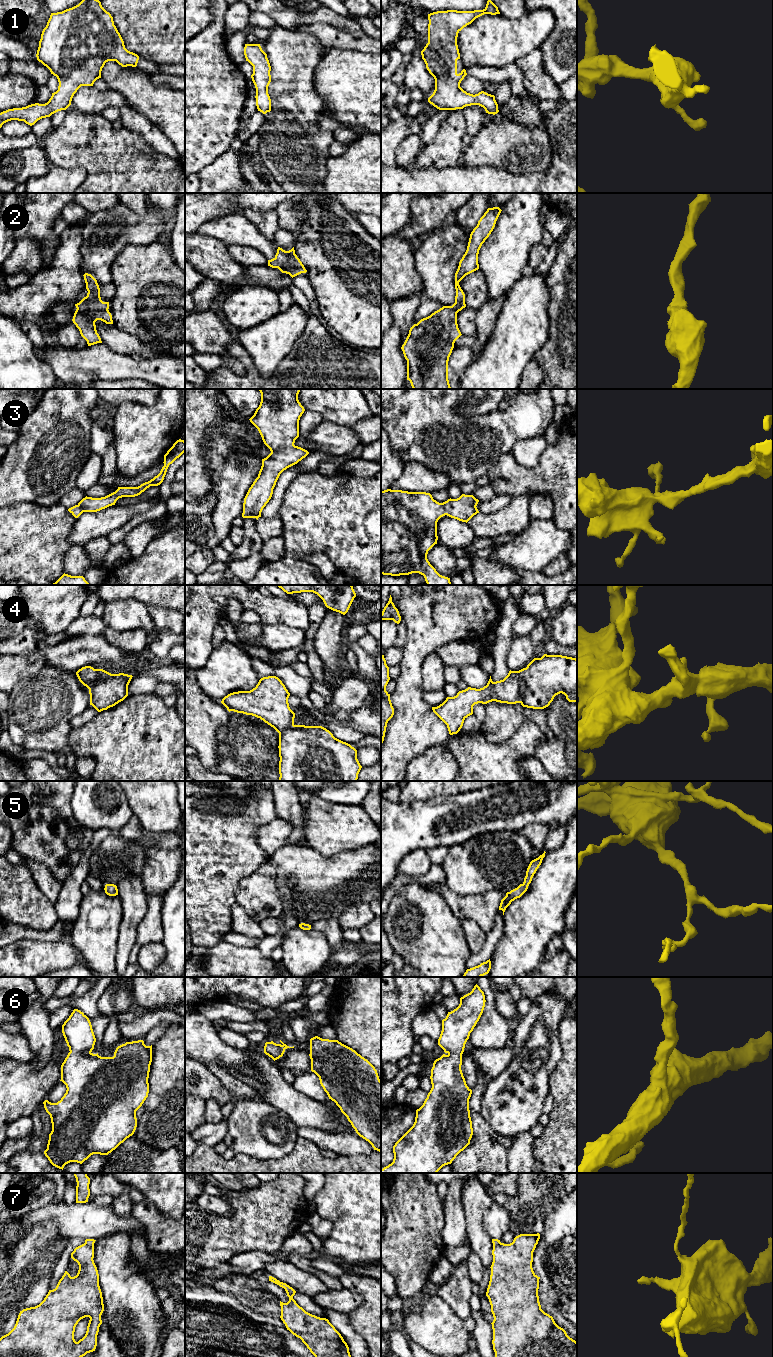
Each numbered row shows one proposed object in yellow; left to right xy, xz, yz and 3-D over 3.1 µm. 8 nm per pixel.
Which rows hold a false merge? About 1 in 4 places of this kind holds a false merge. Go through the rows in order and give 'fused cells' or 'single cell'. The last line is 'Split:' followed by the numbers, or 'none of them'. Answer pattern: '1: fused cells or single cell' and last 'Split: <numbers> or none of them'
1: single cell
2: single cell
3: single cell
4: single cell
5: single cell
6: single cell
7: fused cells
Split: 7

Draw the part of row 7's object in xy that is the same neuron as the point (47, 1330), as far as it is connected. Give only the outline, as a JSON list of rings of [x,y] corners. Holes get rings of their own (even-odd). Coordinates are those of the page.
[[[94,1243],[76,1247],[71,1258],[79,1265],[77,1275],[71,1277],[65,1271],[56,1288],[49,1290],[39,1305],[20,1311],[14,1328],[0,1338],[0,1357],[83,1357],[95,1351],[104,1304],[93,1260]],[[85,1317],[90,1318],[86,1334],[76,1342],[75,1327]]]

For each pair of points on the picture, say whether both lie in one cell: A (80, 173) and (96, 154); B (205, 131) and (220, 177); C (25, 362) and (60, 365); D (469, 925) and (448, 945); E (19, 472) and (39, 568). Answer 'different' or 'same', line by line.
A: different
B: different
C: different
D: different
E: different

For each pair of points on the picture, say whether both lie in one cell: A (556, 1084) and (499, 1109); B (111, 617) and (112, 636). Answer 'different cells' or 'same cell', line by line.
A: different cells
B: different cells

